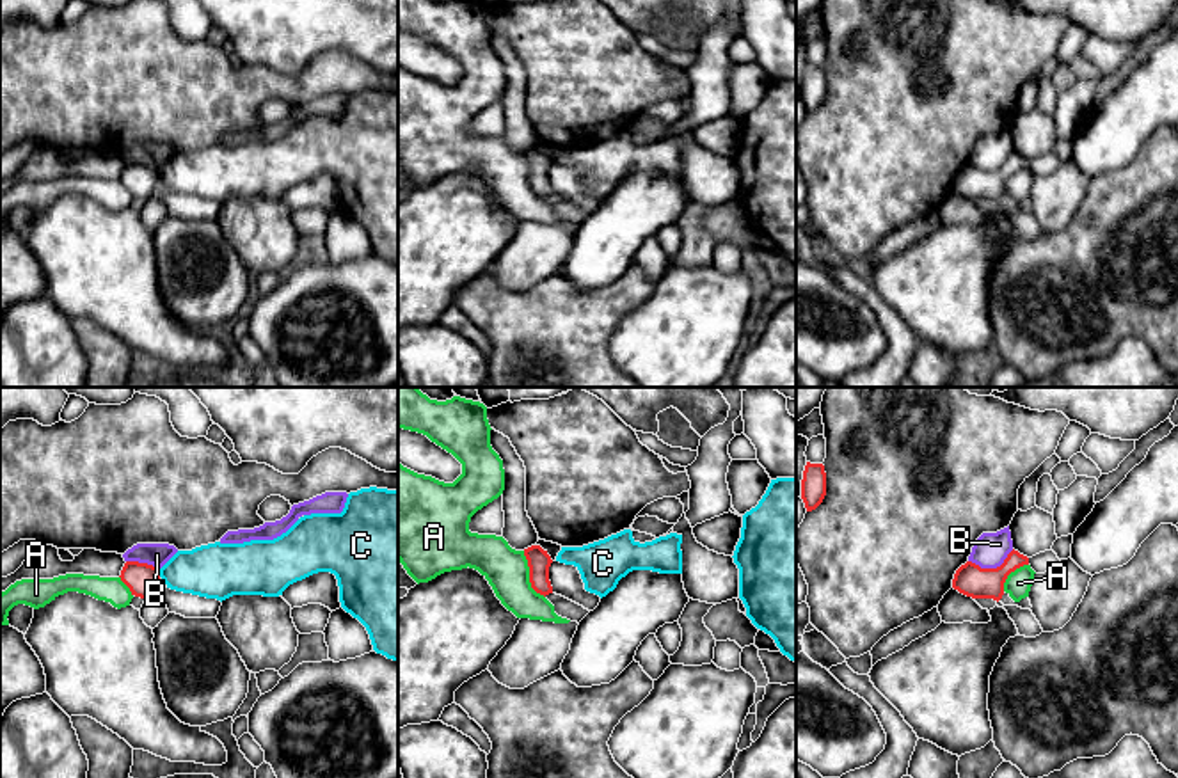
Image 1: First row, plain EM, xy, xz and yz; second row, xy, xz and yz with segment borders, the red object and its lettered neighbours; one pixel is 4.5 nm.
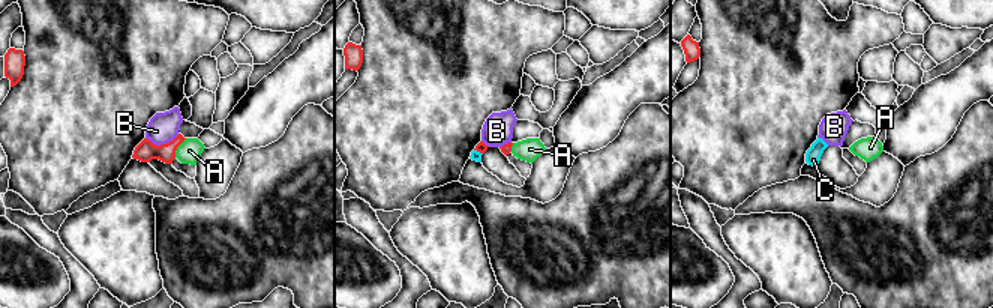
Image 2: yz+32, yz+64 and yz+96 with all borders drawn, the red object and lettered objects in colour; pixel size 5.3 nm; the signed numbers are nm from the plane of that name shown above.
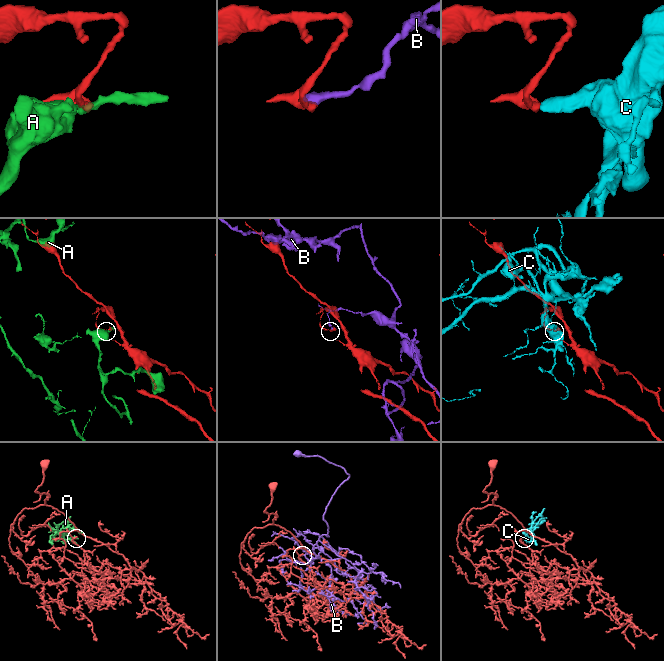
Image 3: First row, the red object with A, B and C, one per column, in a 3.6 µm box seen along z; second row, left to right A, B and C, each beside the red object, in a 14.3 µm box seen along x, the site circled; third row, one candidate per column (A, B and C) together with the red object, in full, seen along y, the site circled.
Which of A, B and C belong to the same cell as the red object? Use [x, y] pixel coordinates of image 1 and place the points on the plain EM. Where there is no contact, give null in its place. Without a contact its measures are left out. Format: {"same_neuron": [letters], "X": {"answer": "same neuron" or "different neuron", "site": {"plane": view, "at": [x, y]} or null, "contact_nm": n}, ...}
{"same_neuron": [], "A": {"answer": "different neuron", "site": {"plane": "xz", "at": [530, 178]}, "contact_nm": 240}, "B": {"answer": "different neuron", "site": {"plane": "yz", "at": [992, 171]}, "contact_nm": 220}, "C": {"answer": "different neuron", "site": {"plane": "xy", "at": [159, 176]}, "contact_nm": 30}}

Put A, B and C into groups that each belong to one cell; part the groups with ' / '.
A / B / C

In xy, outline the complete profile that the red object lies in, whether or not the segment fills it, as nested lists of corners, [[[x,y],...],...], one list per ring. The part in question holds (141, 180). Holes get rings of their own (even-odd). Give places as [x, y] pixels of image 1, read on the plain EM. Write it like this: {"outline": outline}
{"outline": [[[126,163],[119,179],[131,197],[146,201],[160,181],[160,172],[147,165]]]}

